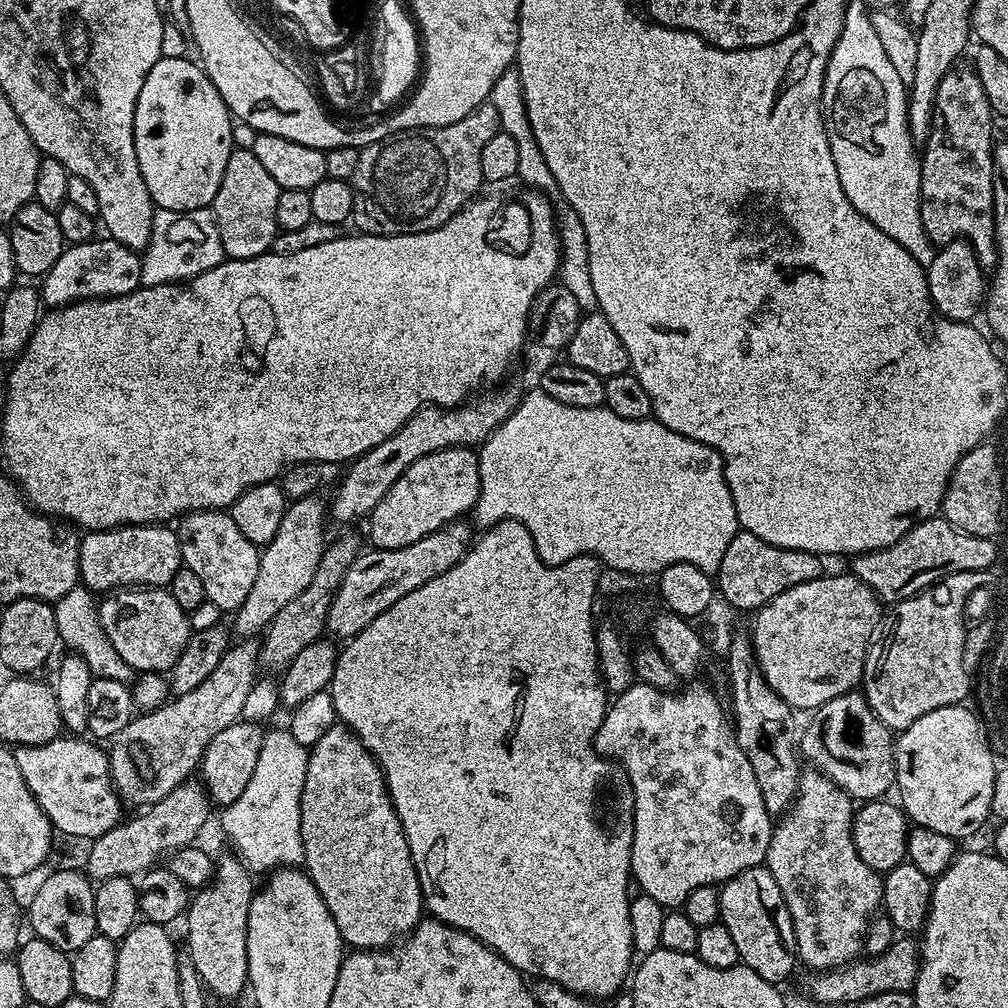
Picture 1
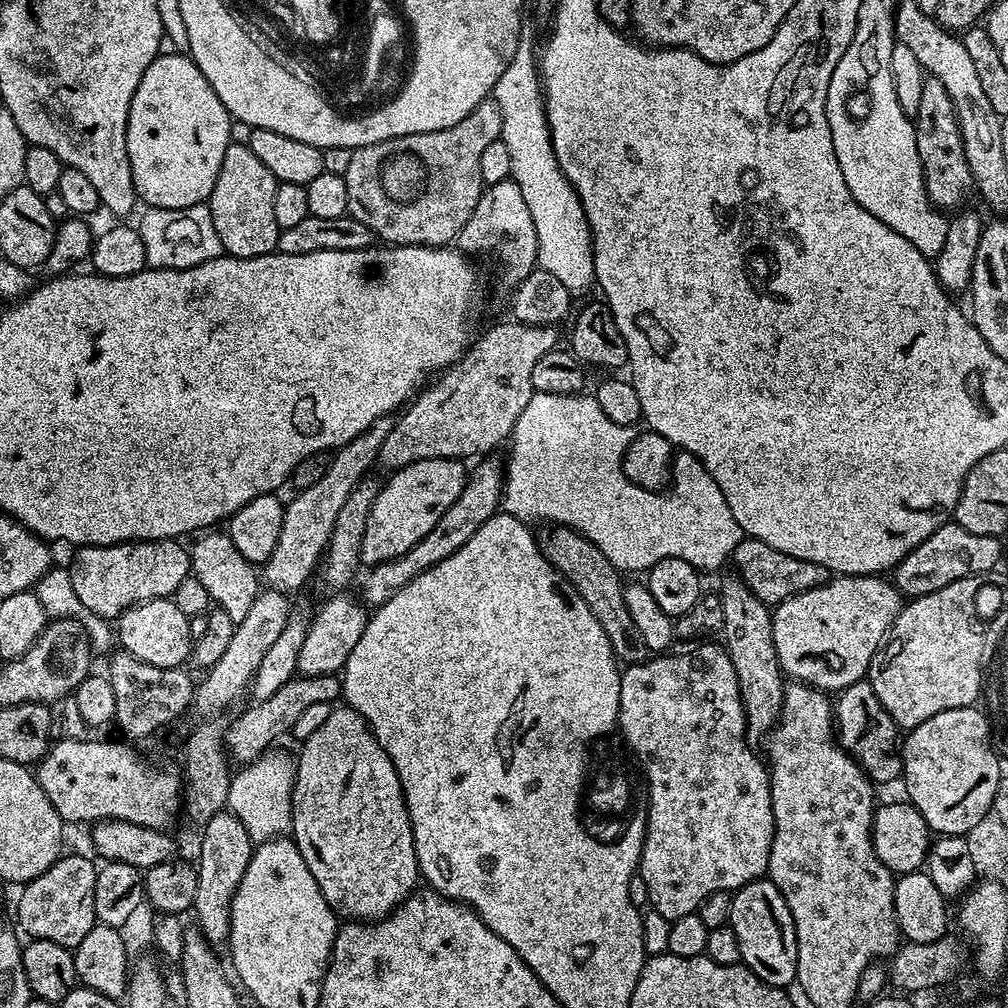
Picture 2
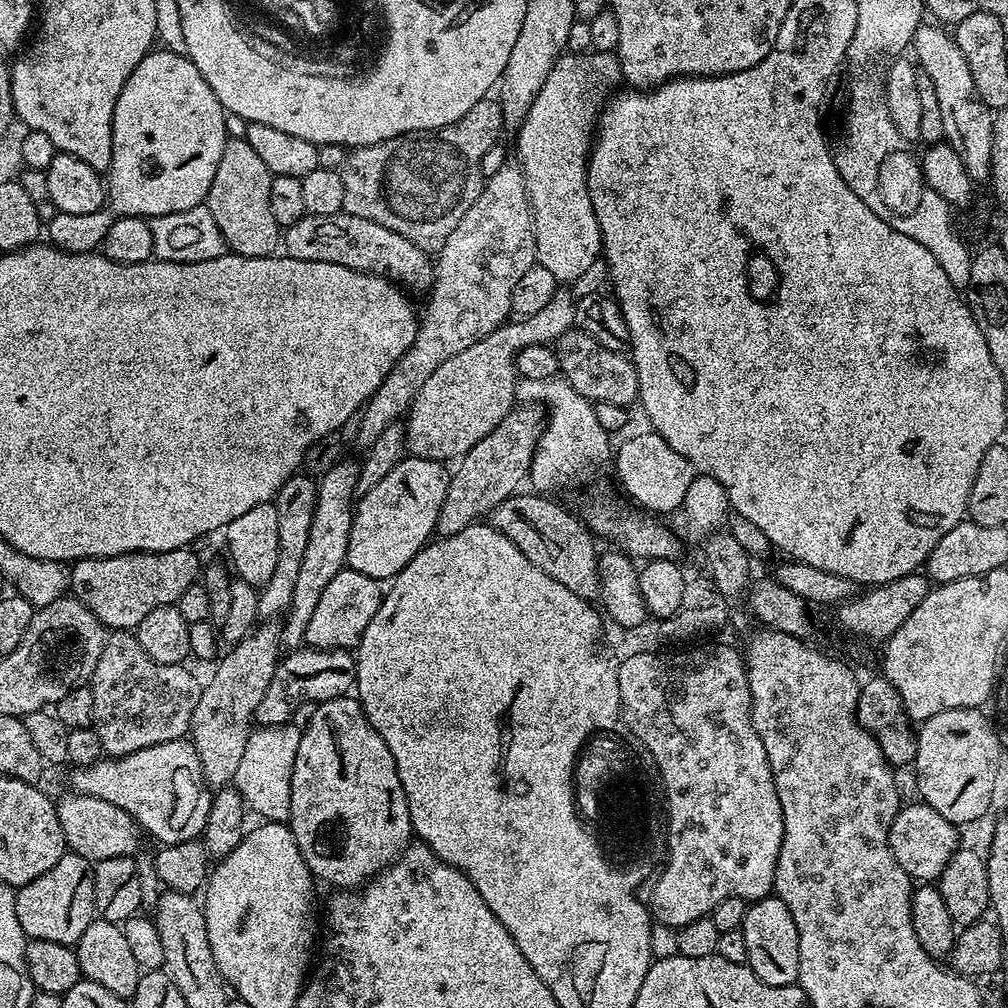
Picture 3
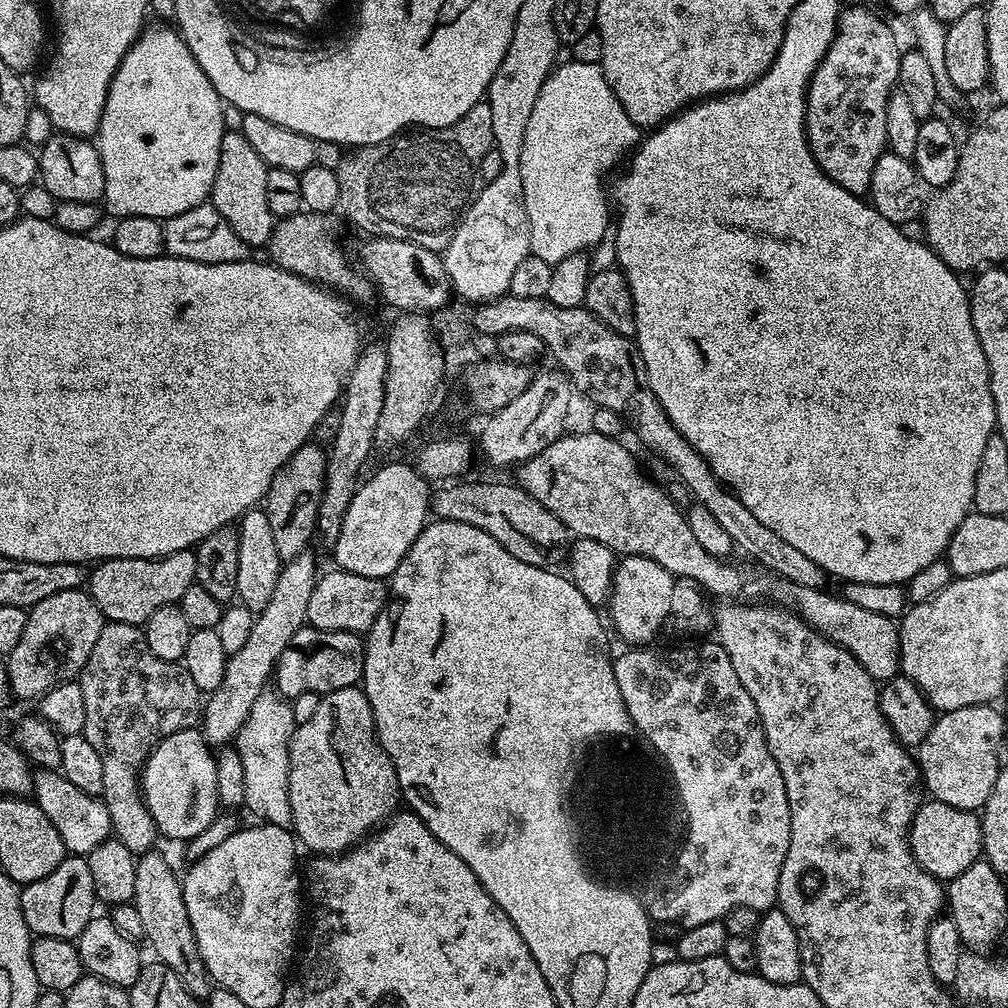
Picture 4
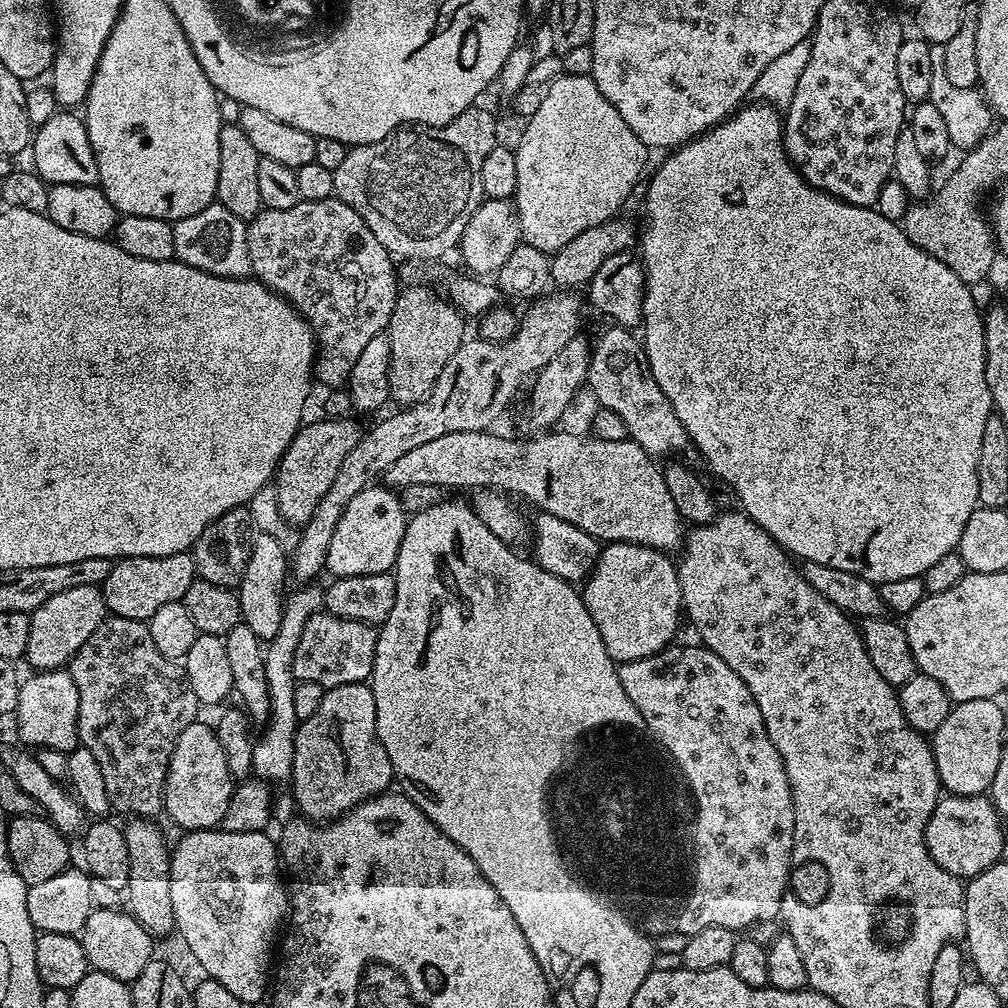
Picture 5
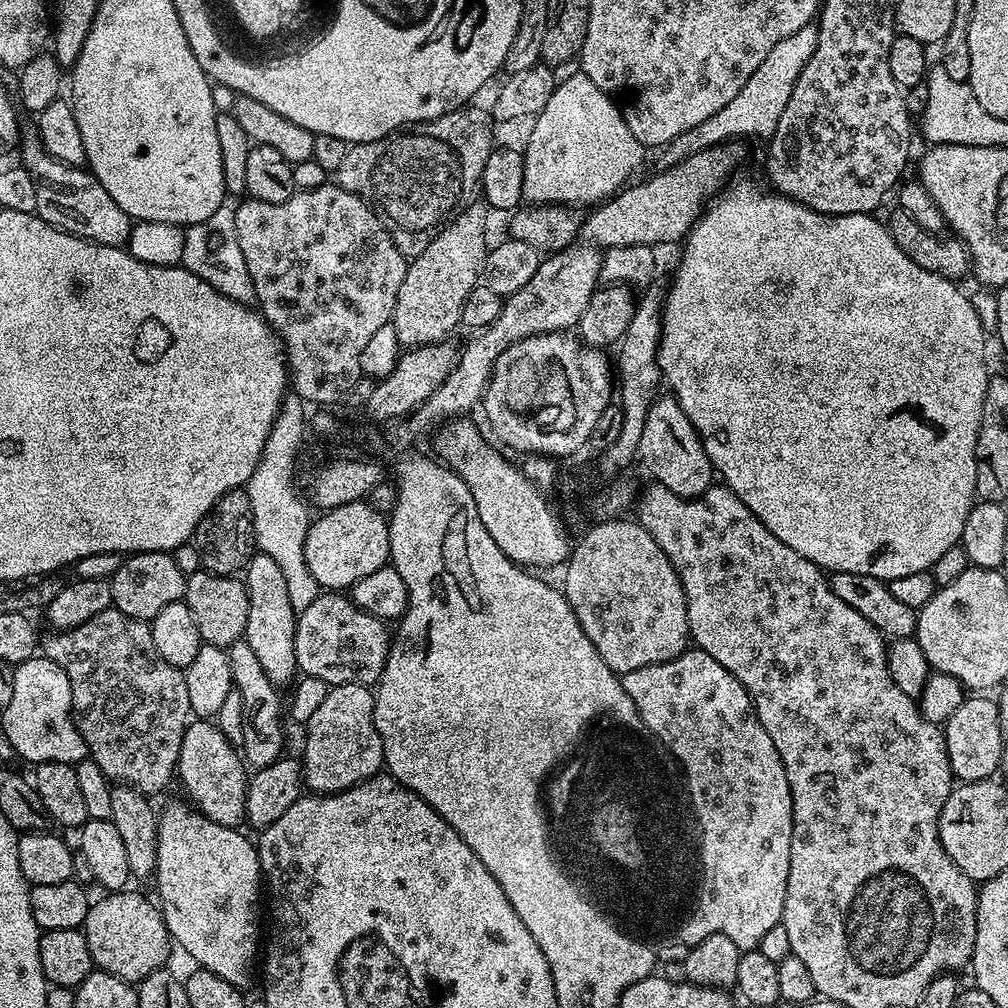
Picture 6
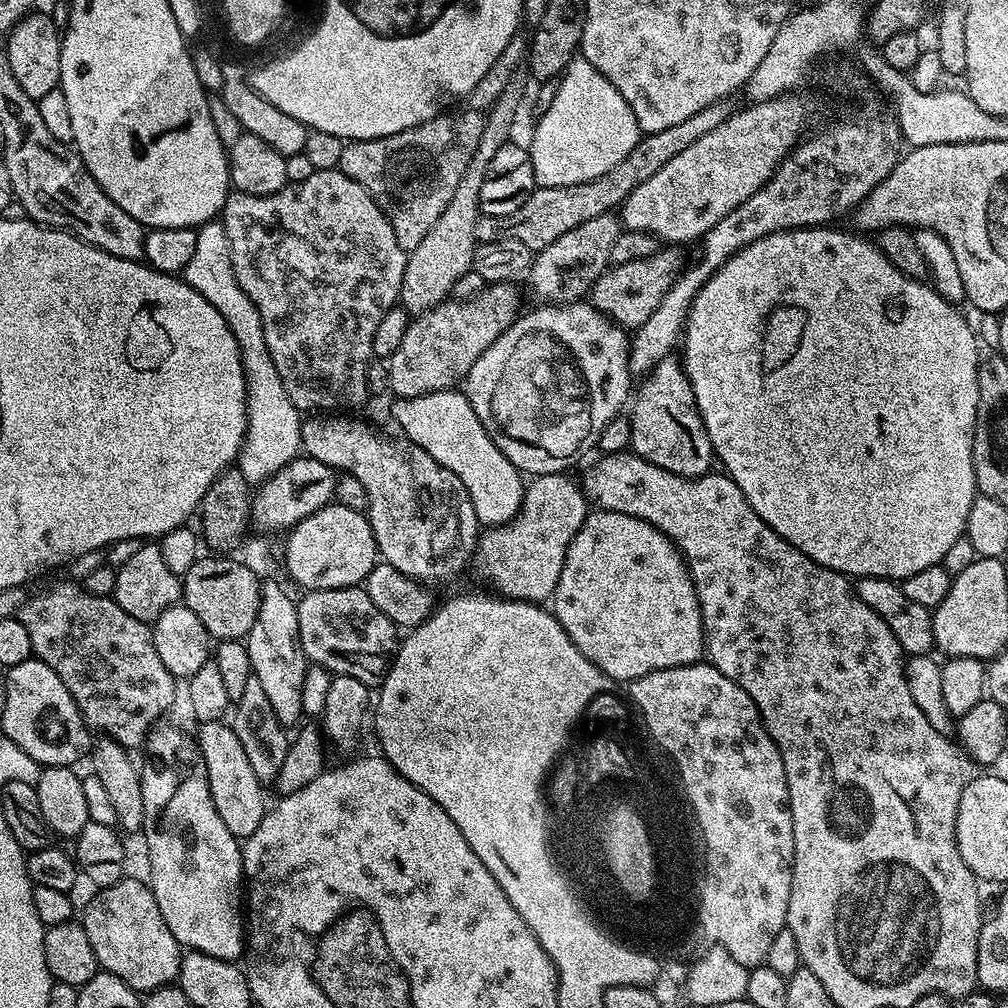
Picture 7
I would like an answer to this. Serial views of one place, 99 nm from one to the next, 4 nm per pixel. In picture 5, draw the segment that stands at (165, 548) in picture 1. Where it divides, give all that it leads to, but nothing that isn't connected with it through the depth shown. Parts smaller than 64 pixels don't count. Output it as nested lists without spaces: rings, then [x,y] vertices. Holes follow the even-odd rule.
[[[191,551],[169,556],[126,556],[113,563],[102,591],[111,615],[147,622],[166,602],[183,601],[186,590],[197,578]]]

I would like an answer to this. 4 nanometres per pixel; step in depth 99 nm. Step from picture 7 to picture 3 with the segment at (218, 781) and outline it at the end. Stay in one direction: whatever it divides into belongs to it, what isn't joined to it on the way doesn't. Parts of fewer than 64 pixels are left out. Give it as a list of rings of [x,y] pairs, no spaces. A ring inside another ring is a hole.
[[[191,739],[171,740],[158,746],[150,746],[146,750],[138,750],[134,754],[126,754],[115,758],[101,758],[92,764],[76,766],[71,769],[71,791],[90,794],[94,798],[102,798],[118,810],[126,810],[135,818],[145,833],[160,840],[161,845],[177,844],[197,839],[206,826],[206,818],[210,814],[213,789],[209,788],[202,774],[202,762],[198,758],[198,750],[192,745]]]

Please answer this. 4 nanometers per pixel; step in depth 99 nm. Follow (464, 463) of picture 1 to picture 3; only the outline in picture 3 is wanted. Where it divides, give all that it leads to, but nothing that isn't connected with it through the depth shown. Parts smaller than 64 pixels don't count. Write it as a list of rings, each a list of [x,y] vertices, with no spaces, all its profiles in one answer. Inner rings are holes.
[[[409,455],[374,490],[355,501],[347,567],[381,582],[391,581],[433,539],[448,489],[449,469],[441,461]]]

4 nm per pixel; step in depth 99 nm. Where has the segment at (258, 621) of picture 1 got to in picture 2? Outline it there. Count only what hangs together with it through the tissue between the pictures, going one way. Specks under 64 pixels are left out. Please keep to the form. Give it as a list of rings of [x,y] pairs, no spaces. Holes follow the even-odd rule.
[[[392,416],[378,418],[365,432],[358,434],[358,438],[335,449],[326,475],[319,482],[314,482],[314,486],[299,489],[295,493],[296,497],[287,501],[282,518],[282,534],[278,534],[278,546],[274,546],[274,554],[270,554],[267,564],[262,568],[262,576],[269,589],[293,594],[307,582],[311,574],[313,577],[321,563],[324,549],[328,547],[338,510],[342,510],[350,490],[354,490],[358,482],[373,471],[372,467],[377,467],[382,442],[386,442],[386,434],[390,434],[393,423]]]

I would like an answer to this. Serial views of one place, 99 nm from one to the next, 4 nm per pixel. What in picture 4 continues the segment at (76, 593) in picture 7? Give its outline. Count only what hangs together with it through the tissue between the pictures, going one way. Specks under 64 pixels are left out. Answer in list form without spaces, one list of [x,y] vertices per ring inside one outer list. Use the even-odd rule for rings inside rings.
[[[115,622],[105,623],[102,634],[98,634],[98,642],[94,642],[94,650],[90,650],[90,658],[80,672],[78,683],[82,690],[82,702],[86,706],[82,734],[102,758],[102,799],[106,810],[110,810],[115,839],[137,854],[149,852],[157,847],[158,833],[154,818],[144,801],[144,794],[140,791],[140,774],[149,754],[166,737],[178,730],[193,727],[201,719],[202,693],[183,663],[163,660],[154,654],[154,650],[150,650],[143,627]]]

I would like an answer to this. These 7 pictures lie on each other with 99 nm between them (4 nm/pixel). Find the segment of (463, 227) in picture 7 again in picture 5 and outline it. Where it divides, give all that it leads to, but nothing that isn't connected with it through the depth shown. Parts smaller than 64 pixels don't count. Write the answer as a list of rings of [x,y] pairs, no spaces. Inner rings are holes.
[[[416,284],[413,288],[399,289],[394,302],[394,314],[390,314],[386,334],[390,338],[390,400],[393,405],[407,406],[422,402],[432,393],[432,387],[438,382],[438,374],[442,374],[442,366],[454,358],[454,350],[458,350],[466,339],[464,333],[465,317],[451,302],[444,299],[435,287],[423,288]]]

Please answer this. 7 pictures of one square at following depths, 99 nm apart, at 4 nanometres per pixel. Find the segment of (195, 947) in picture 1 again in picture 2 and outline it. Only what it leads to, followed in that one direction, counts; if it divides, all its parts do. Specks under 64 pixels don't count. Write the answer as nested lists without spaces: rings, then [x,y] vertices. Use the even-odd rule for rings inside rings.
[[[222,811],[214,814],[202,825],[200,836],[200,864],[195,865],[198,874],[198,894],[194,894],[191,911],[196,912],[195,927],[213,946],[220,946],[228,939],[230,930],[230,906],[234,894],[238,890],[238,882],[242,882],[242,874],[246,874],[246,866],[254,851],[254,842],[250,834],[246,834],[246,826],[238,820],[233,812]]]

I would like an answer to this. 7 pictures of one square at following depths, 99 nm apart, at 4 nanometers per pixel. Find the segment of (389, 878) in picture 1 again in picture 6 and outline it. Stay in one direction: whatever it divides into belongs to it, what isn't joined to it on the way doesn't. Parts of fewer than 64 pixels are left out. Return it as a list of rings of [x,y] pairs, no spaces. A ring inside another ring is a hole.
[[[333,684],[322,706],[310,714],[304,732],[302,780],[313,793],[344,792],[385,767],[382,738],[374,726],[373,689],[366,684]]]

